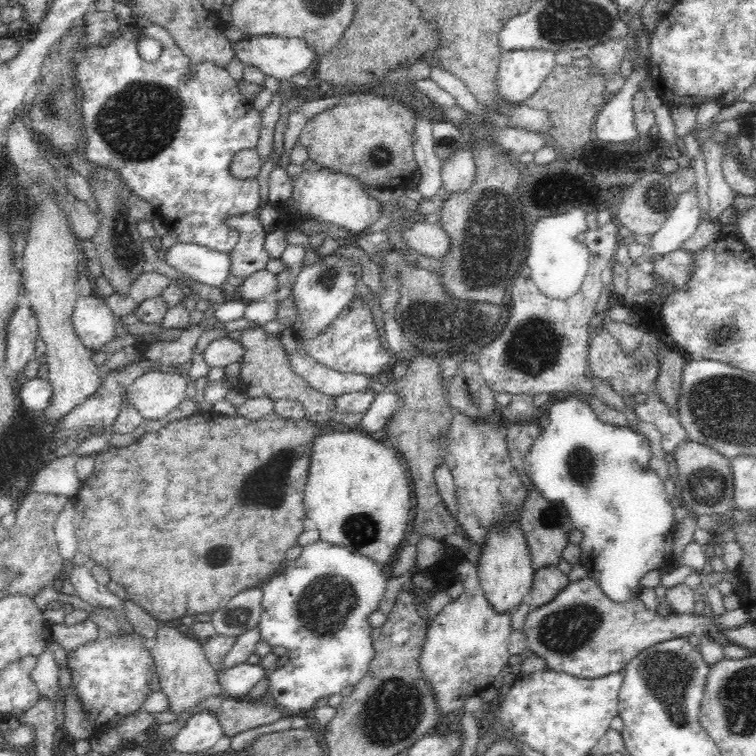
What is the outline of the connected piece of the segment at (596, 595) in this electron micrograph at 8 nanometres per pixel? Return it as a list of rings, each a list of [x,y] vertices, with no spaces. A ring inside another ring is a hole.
[[[586,576],[581,580],[570,581],[548,604],[530,610],[523,626],[528,650],[541,656],[547,668],[570,673],[570,676],[594,678],[621,672],[642,650],[670,640],[671,637],[689,634],[700,639],[702,656],[706,656],[706,663],[712,665],[724,658],[723,646],[704,637],[705,626],[710,622],[720,630],[730,630],[750,620],[750,615],[742,607],[711,617],[670,610],[670,614],[664,618],[656,611],[648,612],[638,595],[632,596],[630,600],[610,600],[603,594],[597,581],[592,576]]]

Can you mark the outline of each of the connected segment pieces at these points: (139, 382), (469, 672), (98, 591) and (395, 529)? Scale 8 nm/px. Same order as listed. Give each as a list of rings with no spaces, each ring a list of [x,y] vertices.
[[[163,372],[144,373],[130,384],[127,401],[142,415],[154,420],[172,412],[187,398],[188,378]]]
[[[460,559],[454,573],[464,585],[464,592],[431,620],[418,656],[418,670],[422,679],[430,683],[439,712],[444,716],[462,708],[468,696],[478,695],[486,686],[492,685],[494,677],[508,664],[511,652],[507,640],[513,632],[511,612],[494,611],[486,599],[478,583],[477,566],[468,559]]]
[[[73,564],[69,579],[74,585],[76,595],[81,599],[91,604],[98,604],[100,608],[103,605],[103,608],[117,608],[119,612],[124,612],[124,603],[106,585],[97,583],[92,571]]]
[[[351,429],[348,432],[330,430],[314,438],[303,504],[307,517],[314,521],[319,530],[319,538],[333,545],[345,546],[380,566],[384,566],[384,562],[392,562],[406,534],[412,498],[408,476],[399,459],[398,452],[382,436],[371,436]]]

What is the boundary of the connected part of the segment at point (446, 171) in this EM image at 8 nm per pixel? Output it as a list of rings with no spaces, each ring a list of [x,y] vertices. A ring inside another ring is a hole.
[[[470,149],[455,150],[441,166],[442,187],[448,194],[470,188],[475,175],[475,162]]]

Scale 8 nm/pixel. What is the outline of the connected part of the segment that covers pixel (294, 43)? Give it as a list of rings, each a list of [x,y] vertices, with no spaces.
[[[251,36],[233,42],[234,56],[246,66],[257,66],[265,75],[276,80],[291,80],[294,74],[307,72],[315,52],[301,37]]]

